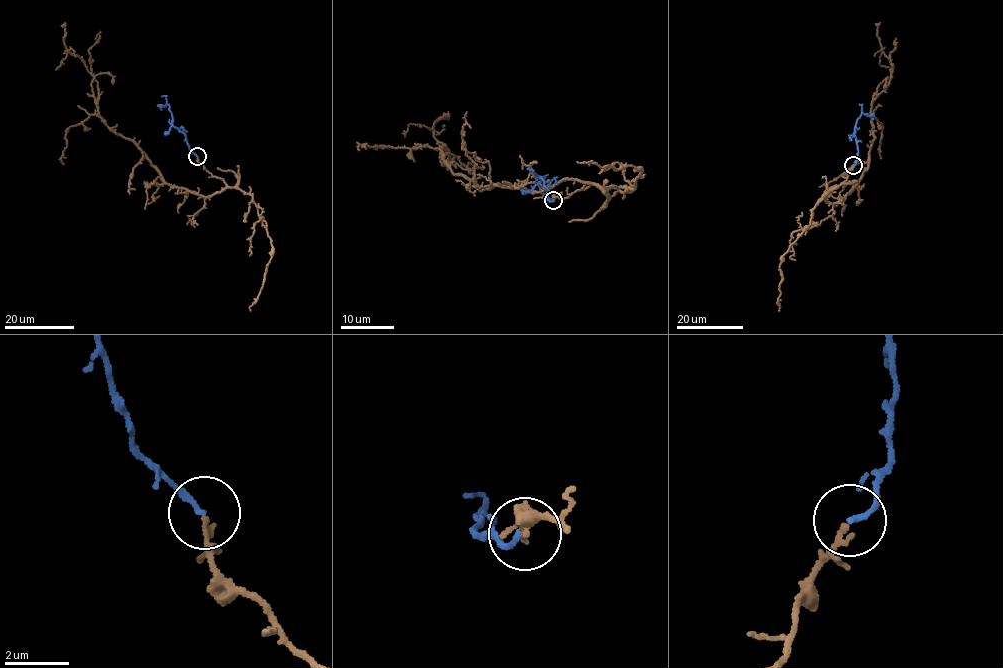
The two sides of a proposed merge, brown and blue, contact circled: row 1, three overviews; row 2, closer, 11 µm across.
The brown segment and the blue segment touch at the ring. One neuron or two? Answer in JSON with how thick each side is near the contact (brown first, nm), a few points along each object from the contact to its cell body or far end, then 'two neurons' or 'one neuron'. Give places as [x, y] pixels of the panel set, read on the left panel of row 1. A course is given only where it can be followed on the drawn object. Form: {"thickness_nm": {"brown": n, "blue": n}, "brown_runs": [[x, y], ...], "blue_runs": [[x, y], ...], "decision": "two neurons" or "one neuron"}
{"thickness_nm": {"brown": 160, "blue": 160}, "brown_runs": [[196, 156], [225, 187], [206, 197], [171, 186], [132, 140], [106, 125], [97, 81], [64, 43], [65, 23]], "blue_runs": [[197, 156], [190, 149], [185, 134], [172, 125], [168, 105], [157, 105]], "decision": "one neuron"}

